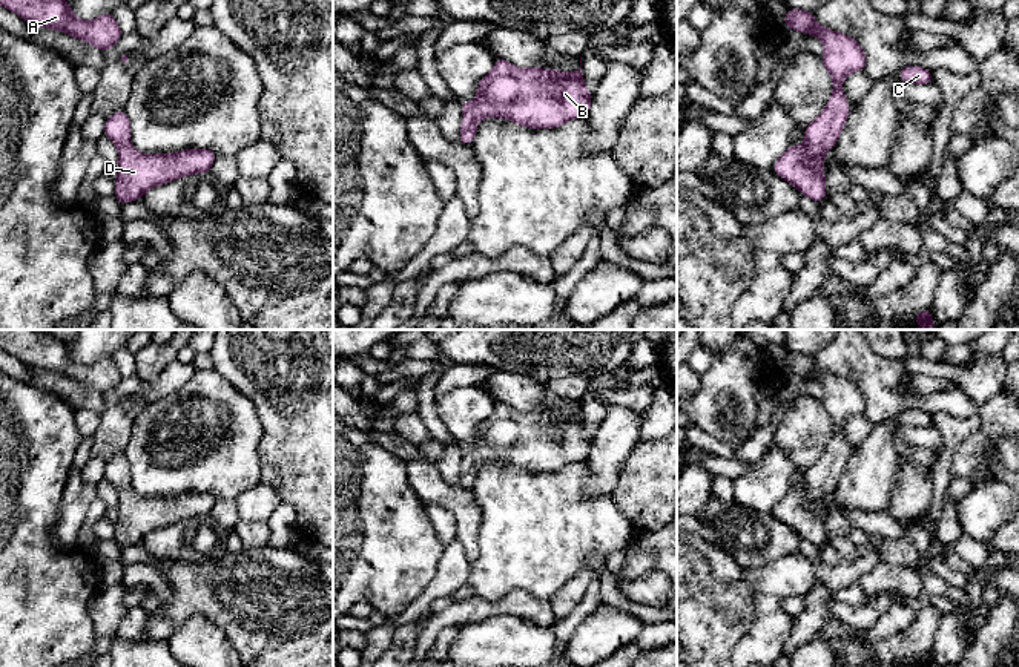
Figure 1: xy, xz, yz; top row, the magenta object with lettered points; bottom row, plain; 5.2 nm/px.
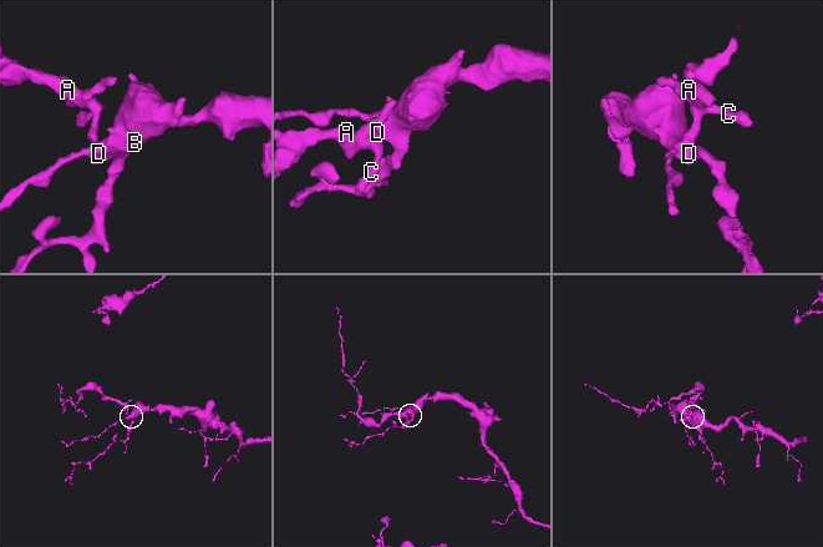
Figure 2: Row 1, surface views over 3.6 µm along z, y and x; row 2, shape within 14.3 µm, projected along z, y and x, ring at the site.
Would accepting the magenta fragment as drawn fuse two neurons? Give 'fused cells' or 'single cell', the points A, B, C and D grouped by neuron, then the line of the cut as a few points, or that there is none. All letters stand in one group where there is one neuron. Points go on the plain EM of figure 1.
single cell; A B C D; no cut

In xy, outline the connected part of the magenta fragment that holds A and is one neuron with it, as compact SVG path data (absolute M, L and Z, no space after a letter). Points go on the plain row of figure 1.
M0 330L0 348L28 368L66 376L100 394L114 391L123 379L110 356L81 365L64 342L45 330Z

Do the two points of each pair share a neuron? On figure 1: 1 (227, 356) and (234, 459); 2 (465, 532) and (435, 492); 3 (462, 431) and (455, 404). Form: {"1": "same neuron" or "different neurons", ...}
{"1": "different neurons", "2": "same neuron", "3": "same neuron"}

